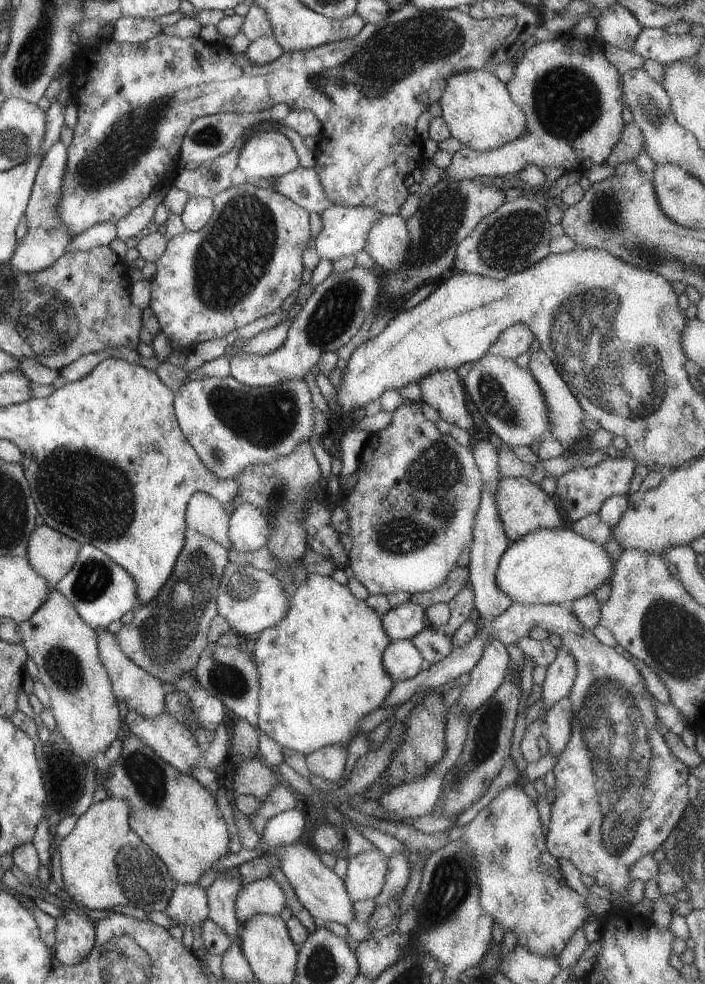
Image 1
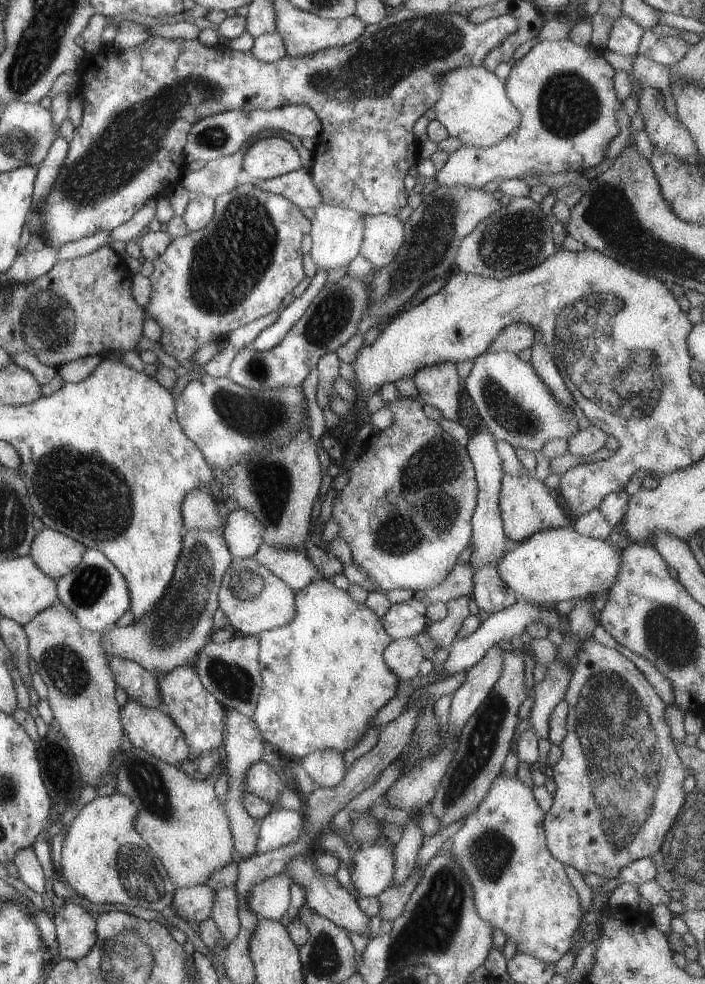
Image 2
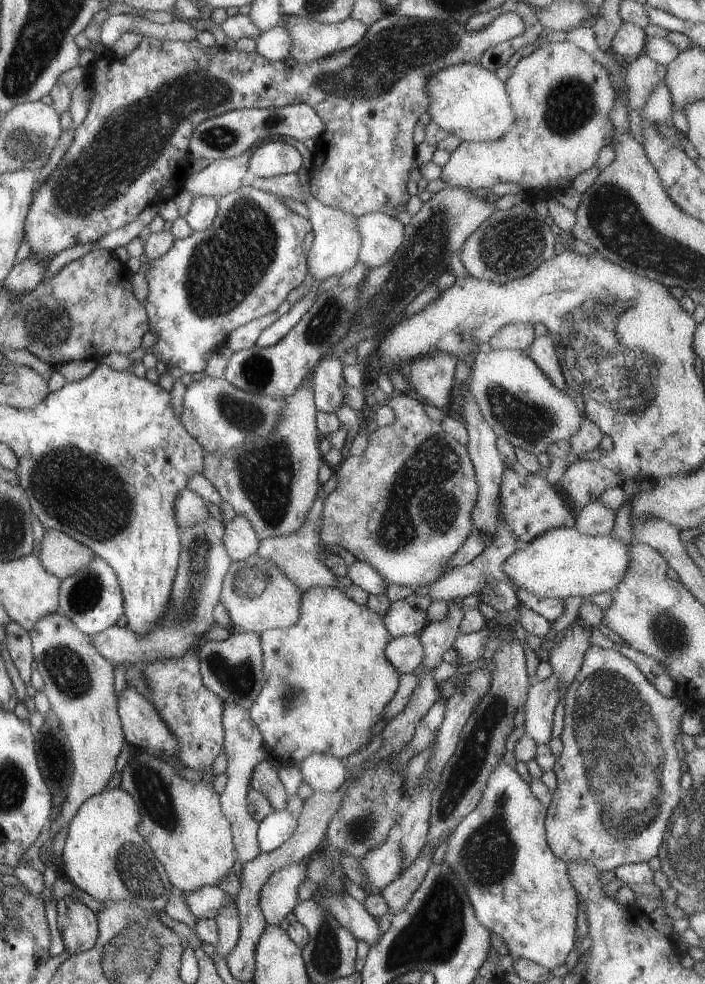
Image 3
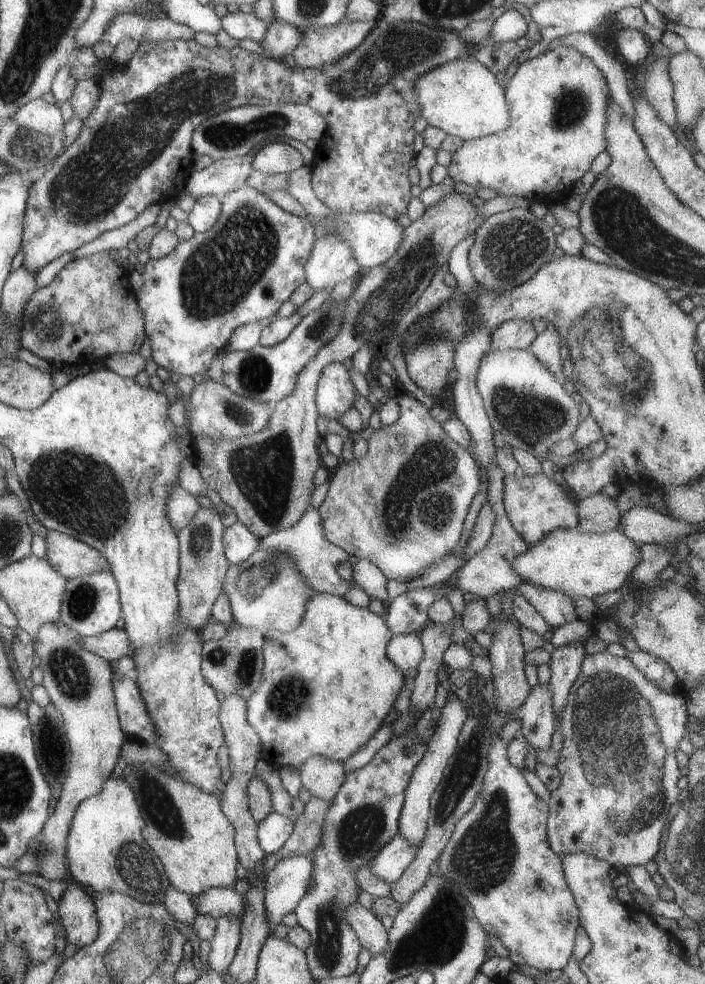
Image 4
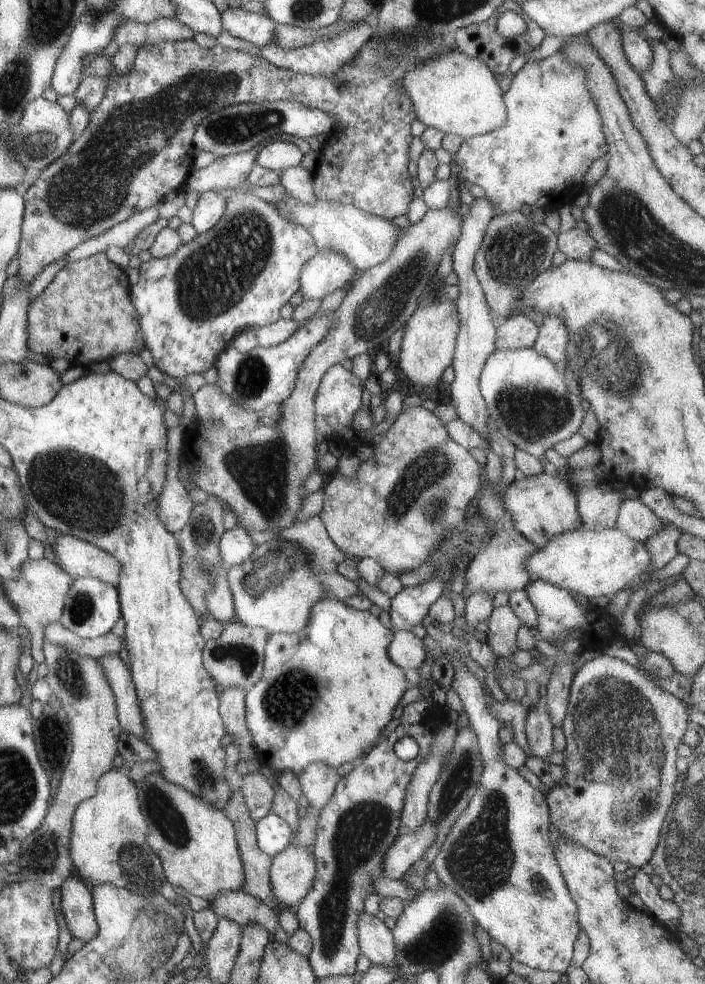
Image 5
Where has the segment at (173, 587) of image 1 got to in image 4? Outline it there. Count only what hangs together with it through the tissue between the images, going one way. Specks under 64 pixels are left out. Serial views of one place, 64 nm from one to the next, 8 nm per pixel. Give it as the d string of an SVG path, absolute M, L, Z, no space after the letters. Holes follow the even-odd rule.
M199 508L192 516L188 525L180 528L178 538L178 567L179 567L179 602L183 602L183 614L191 618L189 622L195 630L211 621L212 604L222 590L222 582L230 562L225 558L221 537L223 525L219 515L212 508ZM113 627L90 637L81 637L77 642L82 649L96 654L110 664L115 664L121 656L132 656L132 648L124 629Z

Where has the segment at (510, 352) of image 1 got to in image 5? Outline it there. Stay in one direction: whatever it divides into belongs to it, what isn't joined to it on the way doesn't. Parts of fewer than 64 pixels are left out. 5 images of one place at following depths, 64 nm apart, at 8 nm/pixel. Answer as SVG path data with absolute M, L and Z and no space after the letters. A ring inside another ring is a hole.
M515 314L499 322L496 327L495 349L522 349L531 347L538 328L523 314Z

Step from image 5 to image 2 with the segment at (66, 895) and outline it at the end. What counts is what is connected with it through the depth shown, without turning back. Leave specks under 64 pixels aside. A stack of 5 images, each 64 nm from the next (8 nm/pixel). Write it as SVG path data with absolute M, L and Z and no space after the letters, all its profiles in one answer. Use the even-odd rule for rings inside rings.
M57 900L53 916L58 960L77 960L87 954L96 942L96 920L77 903Z

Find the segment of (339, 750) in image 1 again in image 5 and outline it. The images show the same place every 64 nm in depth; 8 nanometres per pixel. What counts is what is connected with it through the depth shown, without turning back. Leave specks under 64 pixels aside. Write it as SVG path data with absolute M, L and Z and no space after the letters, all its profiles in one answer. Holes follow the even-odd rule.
M310 762L298 776L303 796L316 809L323 808L331 798L338 780L336 768L320 762Z

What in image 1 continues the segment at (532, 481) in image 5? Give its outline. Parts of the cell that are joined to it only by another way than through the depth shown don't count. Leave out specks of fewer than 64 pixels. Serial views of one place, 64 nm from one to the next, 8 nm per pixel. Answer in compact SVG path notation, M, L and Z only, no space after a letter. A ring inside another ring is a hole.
M505 476L499 479L497 487L495 506L497 506L497 513L509 543L519 540L531 530L557 528L563 524L560 511L557 510L551 496L547 496L539 485L529 482L528 478Z

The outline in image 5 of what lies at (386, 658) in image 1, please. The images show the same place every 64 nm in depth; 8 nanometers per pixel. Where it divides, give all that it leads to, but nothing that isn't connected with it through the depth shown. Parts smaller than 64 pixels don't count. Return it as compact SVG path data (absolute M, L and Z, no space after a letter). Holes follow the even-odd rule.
M398 630L393 632L391 642L387 645L387 654L391 662L401 670L404 670L404 672L415 670L425 658L425 652L423 641L411 631Z

